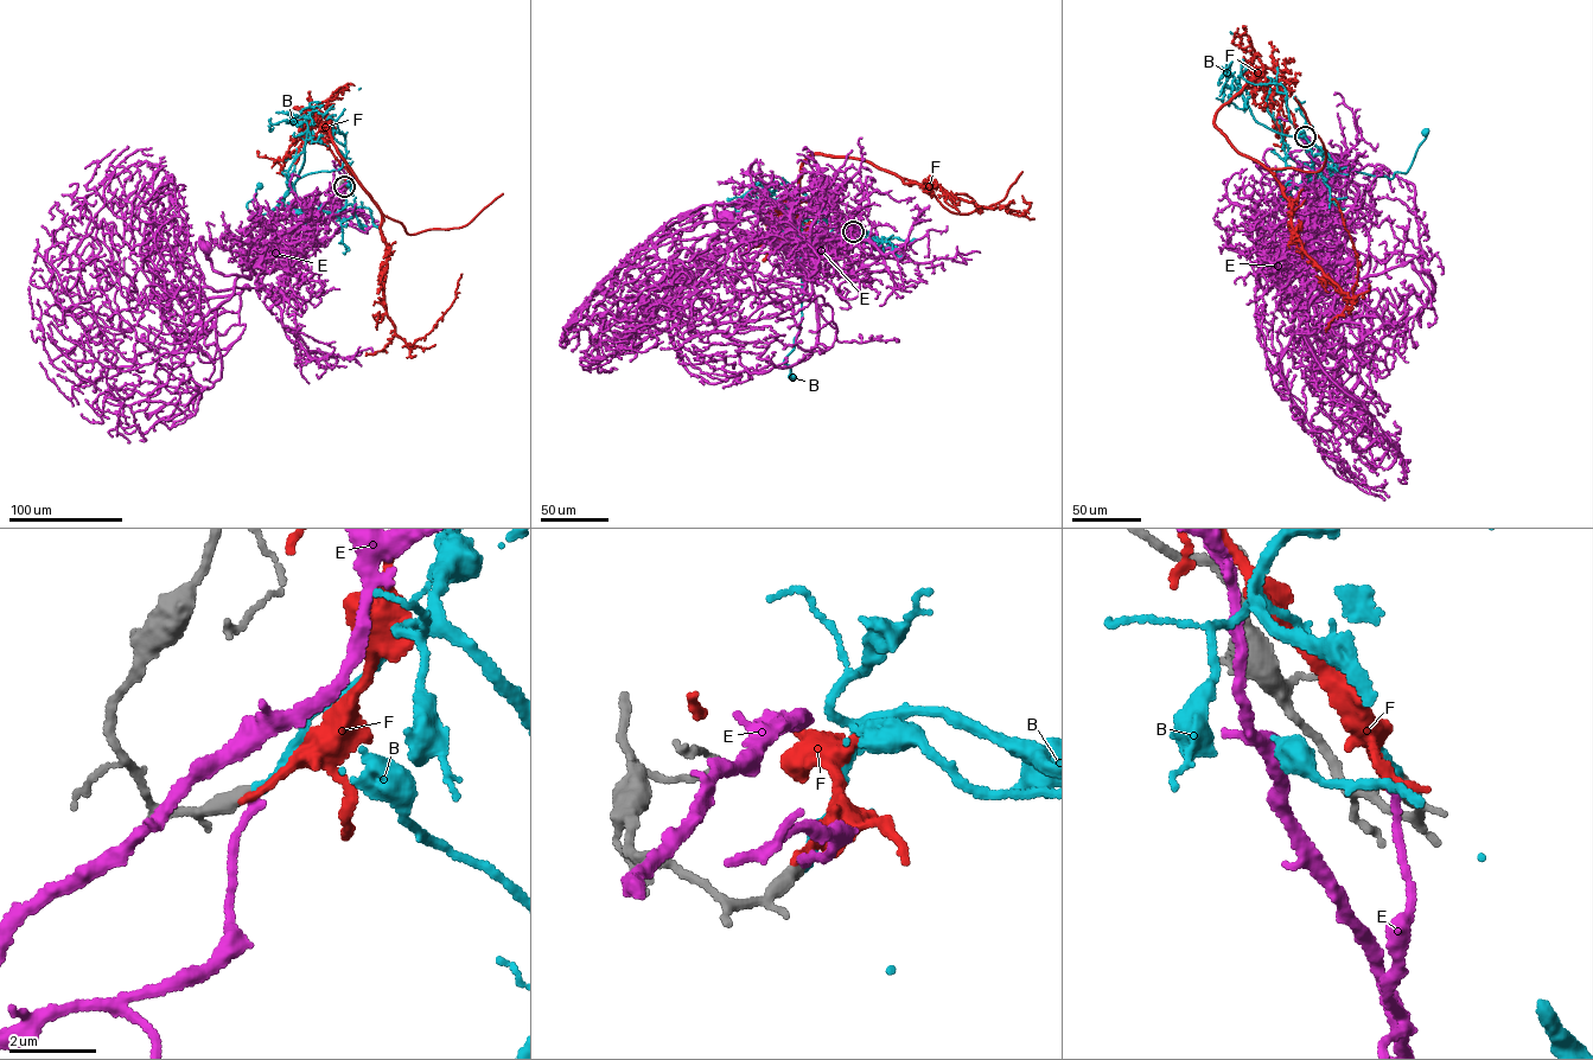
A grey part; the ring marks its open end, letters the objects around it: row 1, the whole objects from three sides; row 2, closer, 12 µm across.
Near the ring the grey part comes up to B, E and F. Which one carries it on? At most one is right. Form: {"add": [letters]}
{"add": ["B"]}

